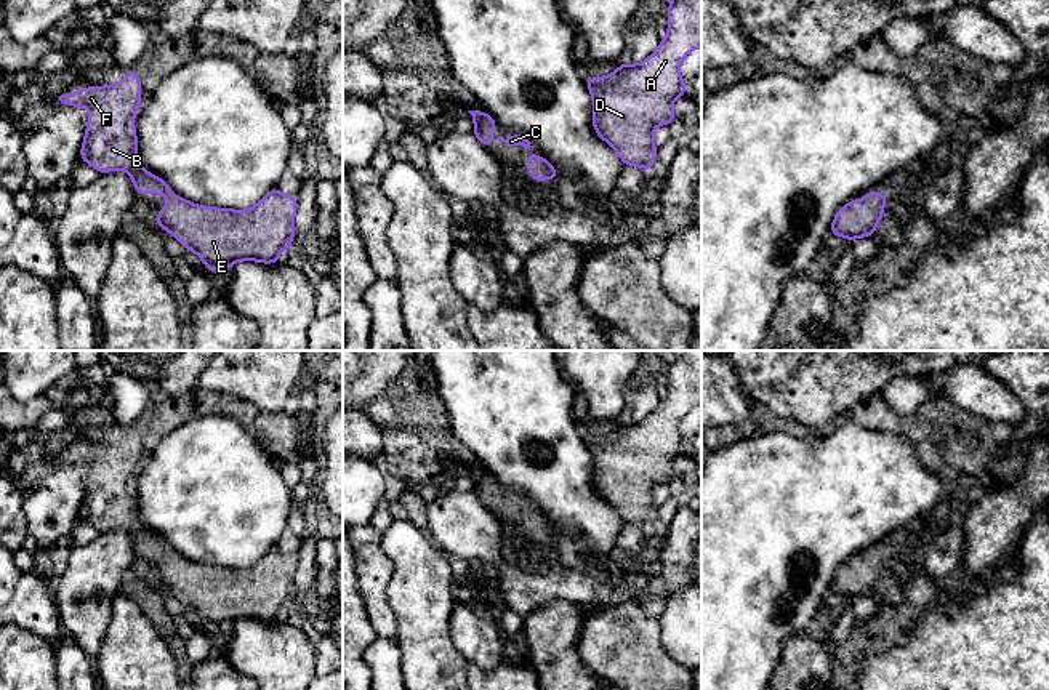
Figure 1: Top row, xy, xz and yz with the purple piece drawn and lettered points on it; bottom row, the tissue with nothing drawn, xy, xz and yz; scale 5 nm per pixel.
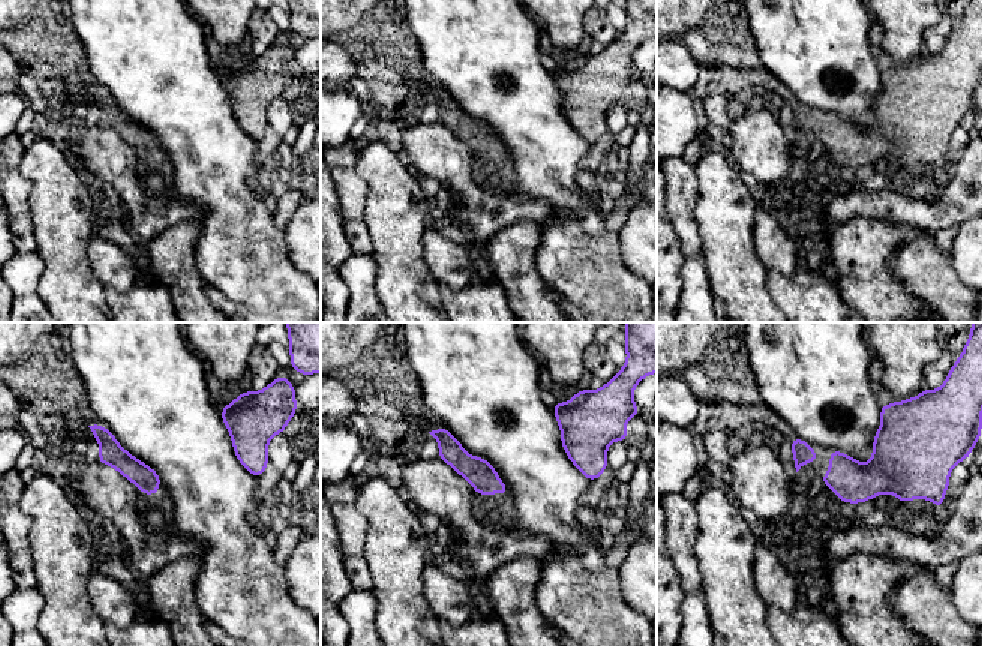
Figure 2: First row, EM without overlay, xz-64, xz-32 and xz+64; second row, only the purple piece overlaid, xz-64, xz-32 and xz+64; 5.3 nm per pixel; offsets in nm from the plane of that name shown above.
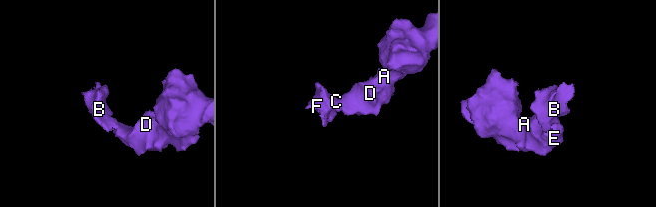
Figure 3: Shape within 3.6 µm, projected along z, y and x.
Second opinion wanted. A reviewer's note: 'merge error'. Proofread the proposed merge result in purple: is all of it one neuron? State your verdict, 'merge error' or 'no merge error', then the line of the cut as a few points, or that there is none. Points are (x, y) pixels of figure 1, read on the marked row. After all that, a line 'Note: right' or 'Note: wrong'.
no merge error; cut none
Note: wrong

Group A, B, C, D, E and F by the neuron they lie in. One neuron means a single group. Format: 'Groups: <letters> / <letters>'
Groups: A B C D E F

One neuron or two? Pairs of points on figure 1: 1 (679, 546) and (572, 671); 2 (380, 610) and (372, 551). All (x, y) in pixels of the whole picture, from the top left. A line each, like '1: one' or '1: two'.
1: two
2: one

